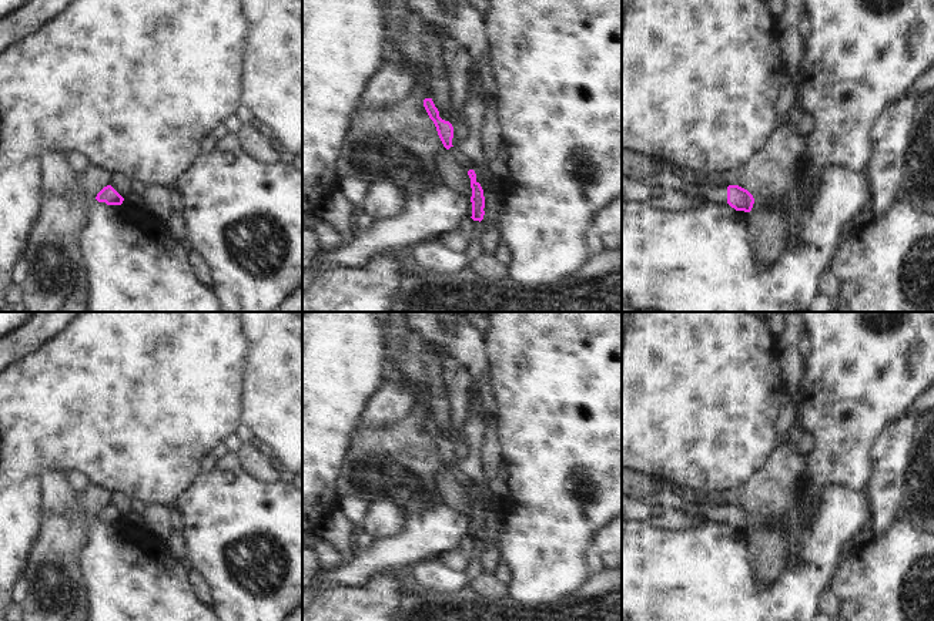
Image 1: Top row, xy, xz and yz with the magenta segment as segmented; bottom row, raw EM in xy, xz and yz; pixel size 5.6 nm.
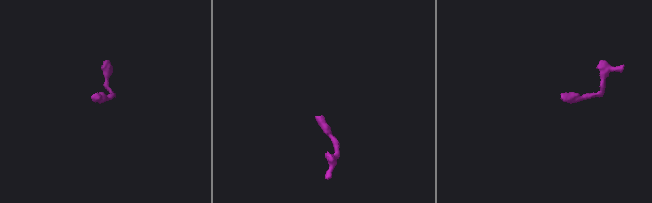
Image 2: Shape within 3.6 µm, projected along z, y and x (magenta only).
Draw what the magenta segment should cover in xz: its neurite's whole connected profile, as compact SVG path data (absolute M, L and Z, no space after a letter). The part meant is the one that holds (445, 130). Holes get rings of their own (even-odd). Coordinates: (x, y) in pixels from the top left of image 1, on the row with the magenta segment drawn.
M425 98L424 100L424 107L429 115L429 118L433 121L438 135L446 150L449 150L452 145L452 138L453 138L453 127L449 121L445 121L439 117L439 111L435 107L432 98Z

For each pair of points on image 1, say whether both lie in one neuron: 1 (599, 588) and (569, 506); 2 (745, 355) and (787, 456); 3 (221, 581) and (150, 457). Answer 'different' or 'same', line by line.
1: different
2: different
3: different

